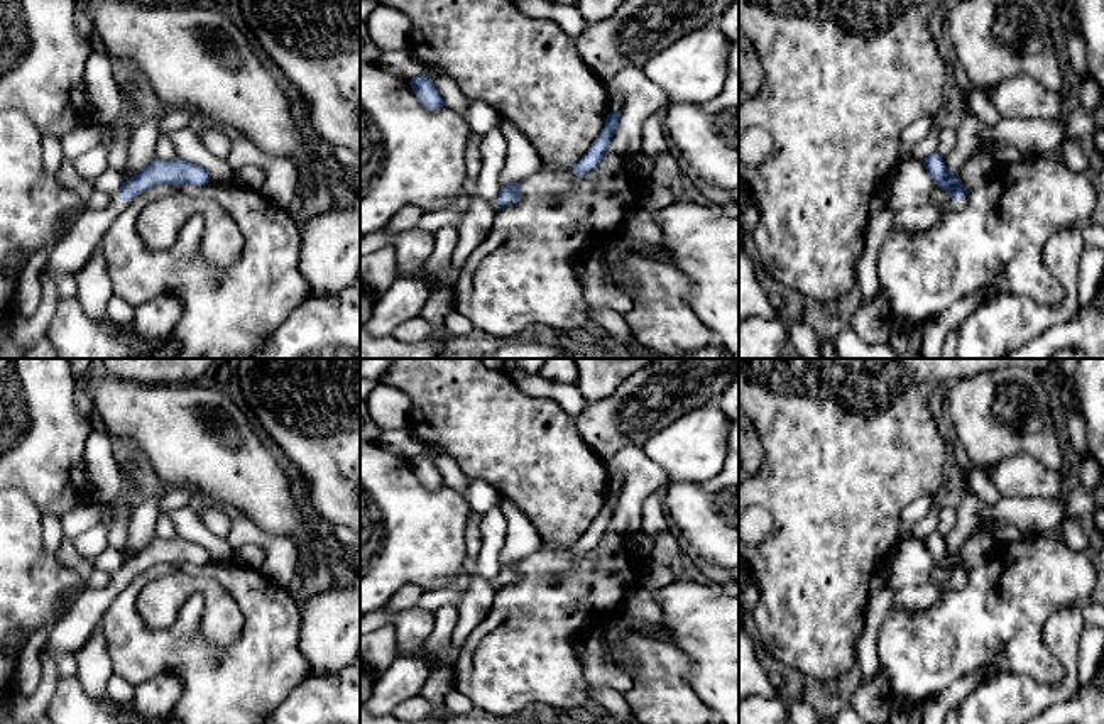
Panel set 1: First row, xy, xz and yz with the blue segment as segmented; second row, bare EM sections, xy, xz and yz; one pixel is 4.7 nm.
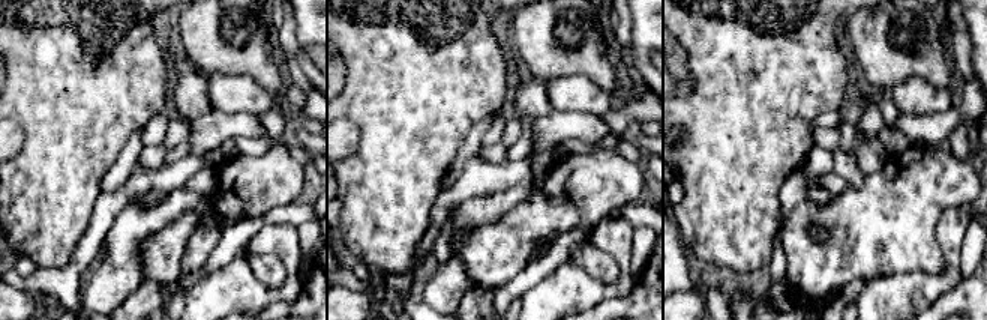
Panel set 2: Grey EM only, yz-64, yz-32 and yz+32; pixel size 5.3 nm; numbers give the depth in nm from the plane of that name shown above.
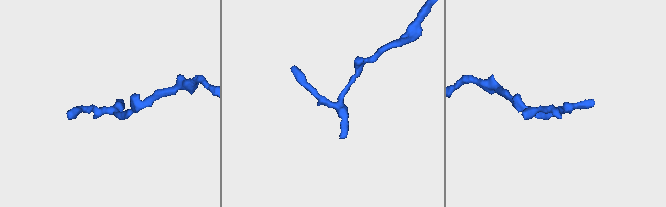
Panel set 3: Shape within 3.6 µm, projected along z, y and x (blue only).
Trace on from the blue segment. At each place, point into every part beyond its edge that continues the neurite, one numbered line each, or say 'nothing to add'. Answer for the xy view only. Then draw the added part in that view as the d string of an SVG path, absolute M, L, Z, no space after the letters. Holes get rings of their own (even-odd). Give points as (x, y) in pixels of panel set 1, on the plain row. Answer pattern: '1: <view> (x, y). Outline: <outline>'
1: xy (70, 633). Outline: M118 577L103 589L85 587L69 611L52 624L47 643L41 651L42 678L37 690L29 697L15 690L12 694L12 709L19 724L34 724L46 716L61 677L54 656L63 653L76 656L100 628L105 612L122 589L123 580Z

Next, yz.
1: yz (917, 597). Outline: M954 577L943 587L937 587L930 582L911 585L894 594L893 604L899 609L918 612L932 607L943 594L957 589L960 589L960 580Z

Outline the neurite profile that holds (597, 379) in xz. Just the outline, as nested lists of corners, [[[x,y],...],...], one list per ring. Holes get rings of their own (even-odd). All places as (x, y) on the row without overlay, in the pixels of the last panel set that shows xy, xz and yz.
[[[573,359],[578,372],[577,387],[587,404],[598,403],[654,360],[658,359]]]

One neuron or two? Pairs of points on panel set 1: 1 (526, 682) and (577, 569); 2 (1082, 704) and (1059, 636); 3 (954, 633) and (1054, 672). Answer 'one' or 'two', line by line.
1: one
2: two
3: one

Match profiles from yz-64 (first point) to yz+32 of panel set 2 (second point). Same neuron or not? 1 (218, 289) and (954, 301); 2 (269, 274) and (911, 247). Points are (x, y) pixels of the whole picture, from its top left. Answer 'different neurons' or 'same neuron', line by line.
1: different neurons
2: same neuron

